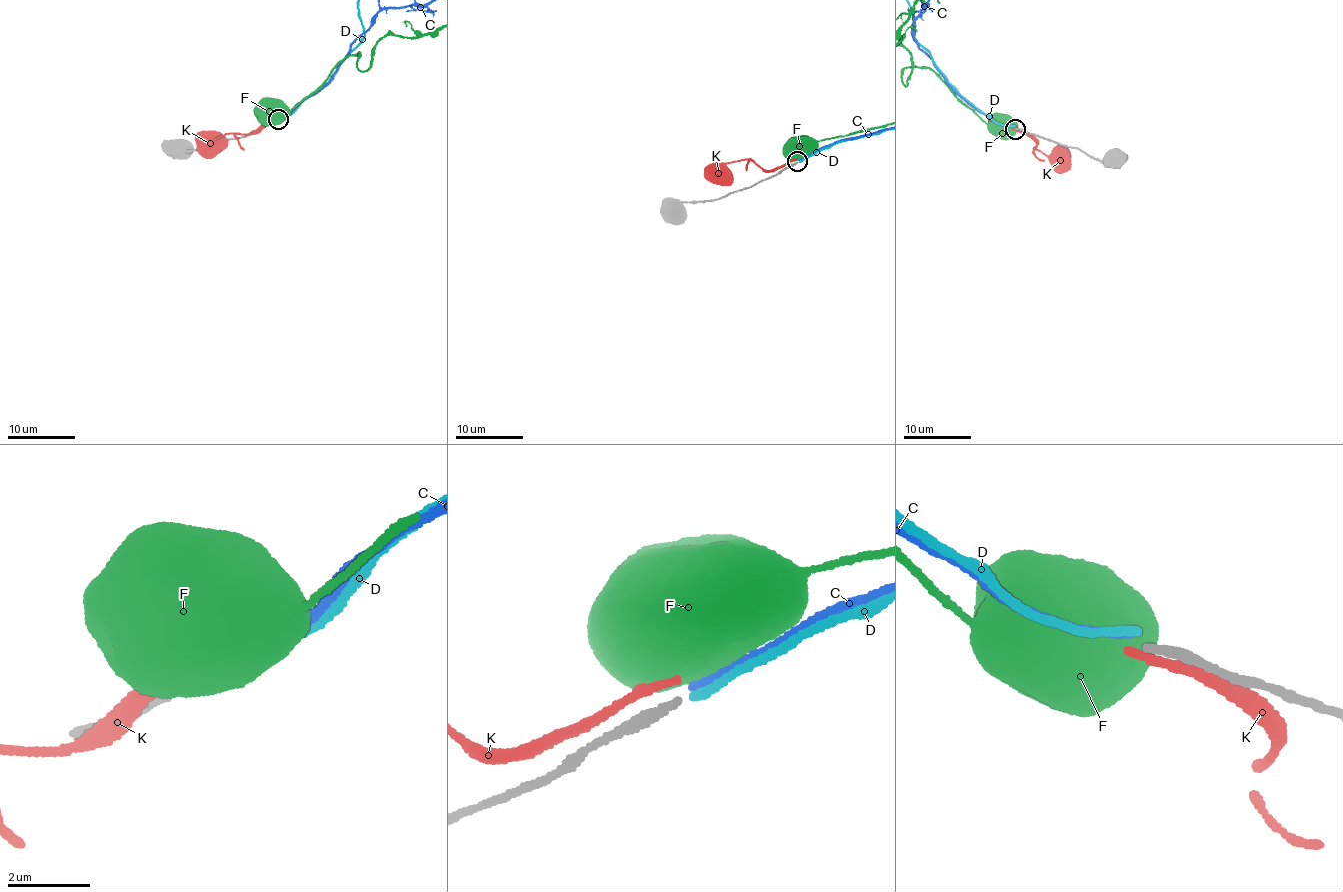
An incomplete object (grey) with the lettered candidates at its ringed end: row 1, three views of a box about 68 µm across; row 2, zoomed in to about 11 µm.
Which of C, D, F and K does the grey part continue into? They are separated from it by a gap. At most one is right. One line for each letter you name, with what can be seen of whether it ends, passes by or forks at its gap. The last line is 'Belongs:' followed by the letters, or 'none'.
Belongs: none

